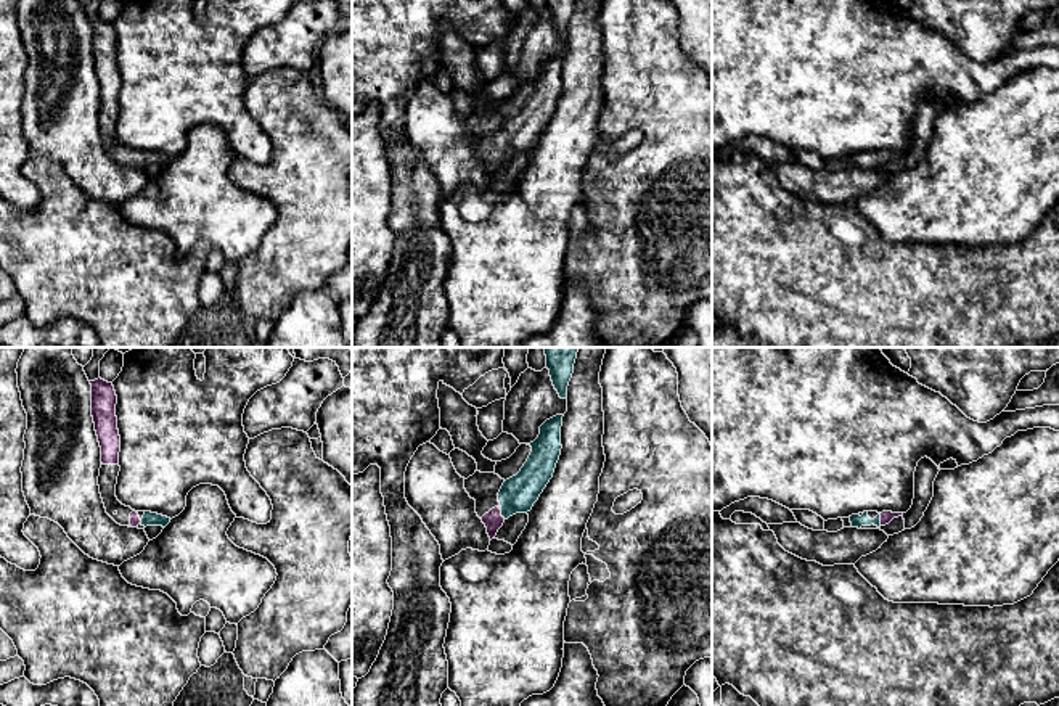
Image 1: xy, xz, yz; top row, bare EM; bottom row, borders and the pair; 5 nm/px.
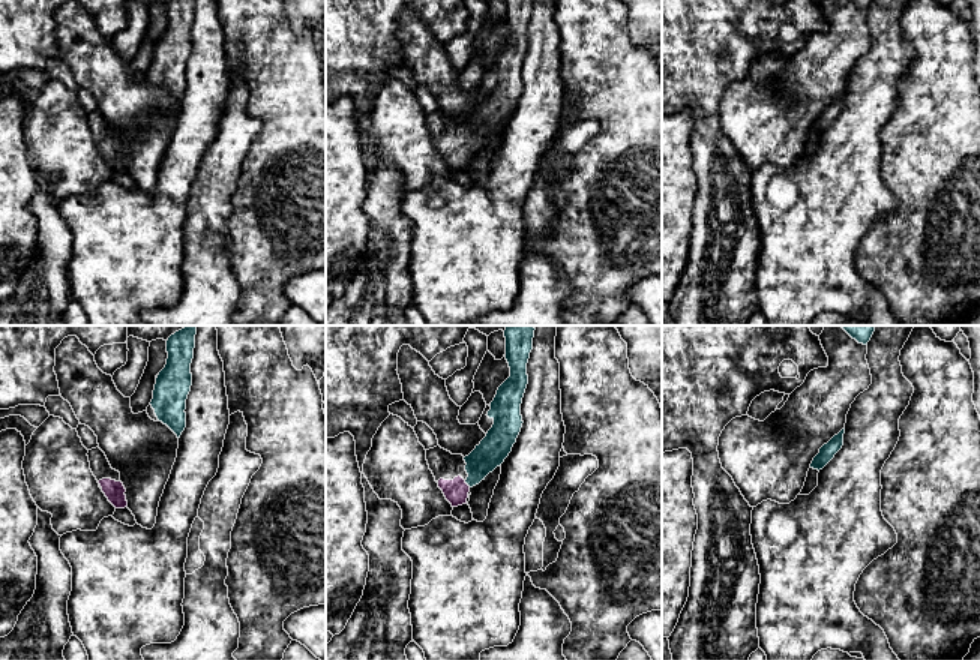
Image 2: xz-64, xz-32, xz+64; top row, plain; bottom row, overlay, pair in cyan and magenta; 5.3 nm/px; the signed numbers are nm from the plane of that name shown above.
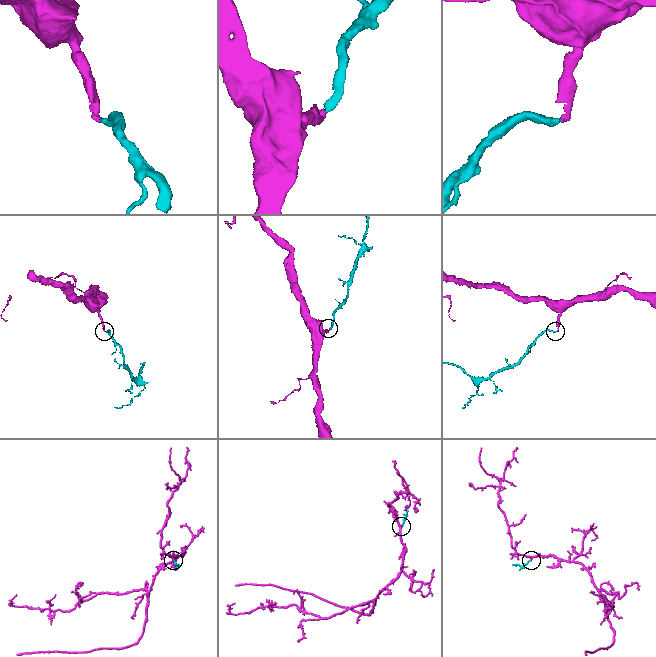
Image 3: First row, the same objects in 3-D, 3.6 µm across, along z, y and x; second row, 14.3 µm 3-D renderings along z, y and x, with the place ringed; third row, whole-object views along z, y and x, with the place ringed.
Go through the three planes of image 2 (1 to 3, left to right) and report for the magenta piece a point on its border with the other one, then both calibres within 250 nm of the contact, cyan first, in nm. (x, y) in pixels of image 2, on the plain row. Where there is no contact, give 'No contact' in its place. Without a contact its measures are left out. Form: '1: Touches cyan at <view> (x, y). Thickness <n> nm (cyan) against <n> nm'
1: No contact
2: Touches cyan at xz-32 (467, 147). Thickness 160 nm (cyan) against 130 nm
3: No contact

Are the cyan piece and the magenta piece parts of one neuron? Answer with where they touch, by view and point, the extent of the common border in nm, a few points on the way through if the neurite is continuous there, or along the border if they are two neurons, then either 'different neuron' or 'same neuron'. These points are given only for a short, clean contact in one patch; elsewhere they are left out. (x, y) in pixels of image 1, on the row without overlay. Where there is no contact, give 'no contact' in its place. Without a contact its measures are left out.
yz (879, 160) | 60 nm | across yz (857, 161), (879, 160), (886, 156) | same neuron

